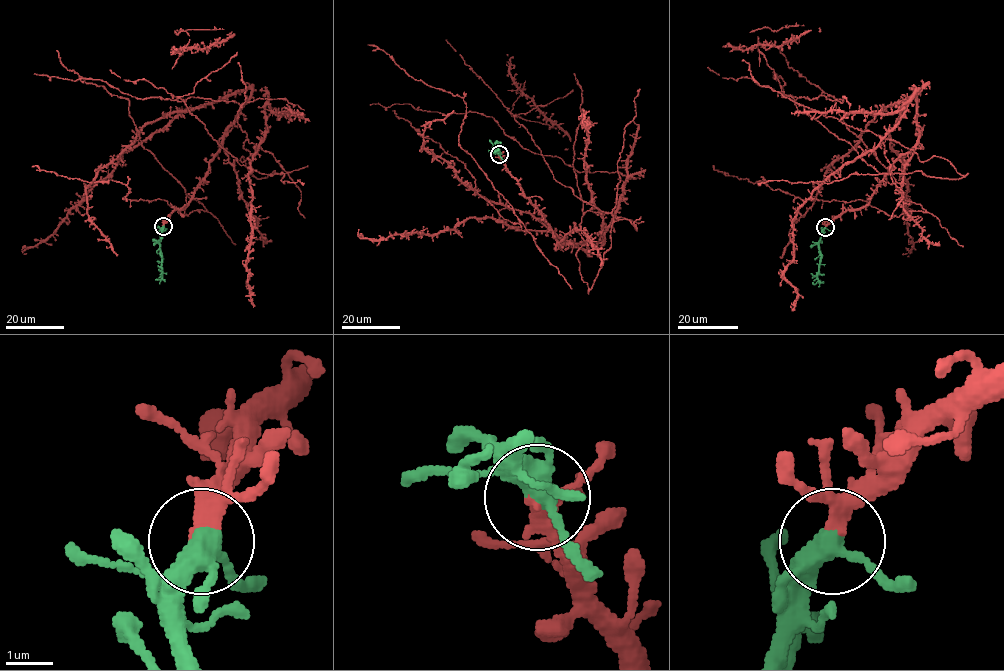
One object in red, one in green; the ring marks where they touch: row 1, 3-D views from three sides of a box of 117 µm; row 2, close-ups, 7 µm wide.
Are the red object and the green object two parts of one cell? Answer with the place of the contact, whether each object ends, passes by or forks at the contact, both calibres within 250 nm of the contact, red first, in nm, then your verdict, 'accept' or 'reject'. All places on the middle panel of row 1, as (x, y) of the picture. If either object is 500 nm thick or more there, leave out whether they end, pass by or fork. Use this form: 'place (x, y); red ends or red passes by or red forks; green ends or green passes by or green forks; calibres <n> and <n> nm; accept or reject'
place (499, 154); red passes by; green passes by; calibres 280 and 420 nm; accept

